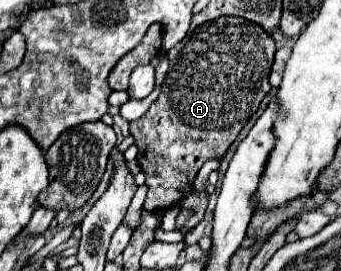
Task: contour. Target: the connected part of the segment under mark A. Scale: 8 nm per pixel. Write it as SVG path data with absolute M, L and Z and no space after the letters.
M219 17L215 21L207 21L203 25L199 25L195 31L191 31L183 41L179 41L179 45L175 45L173 49L167 51L167 57L169 57L169 71L165 75L165 81L163 81L163 87L161 87L161 95L157 97L157 101L153 101L153 105L149 107L149 111L137 119L137 121L131 121L131 135L135 137L135 145L139 147L139 165L143 169L143 173L147 175L147 187L149 187L149 193L147 193L147 199L145 199L145 207L149 209L149 212L165 211L174 205L181 205L183 199L187 195L191 195L193 191L193 181L195 181L195 175L197 171L201 169L201 165L209 159L221 159L229 145L237 139L239 131L245 127L245 123L251 119L251 115L259 109L263 97L269 93L271 85L269 85L269 71L271 71L271 65L273 65L273 55L275 55L275 41L273 37L259 25L251 23L251 21L241 21L241 17Z

